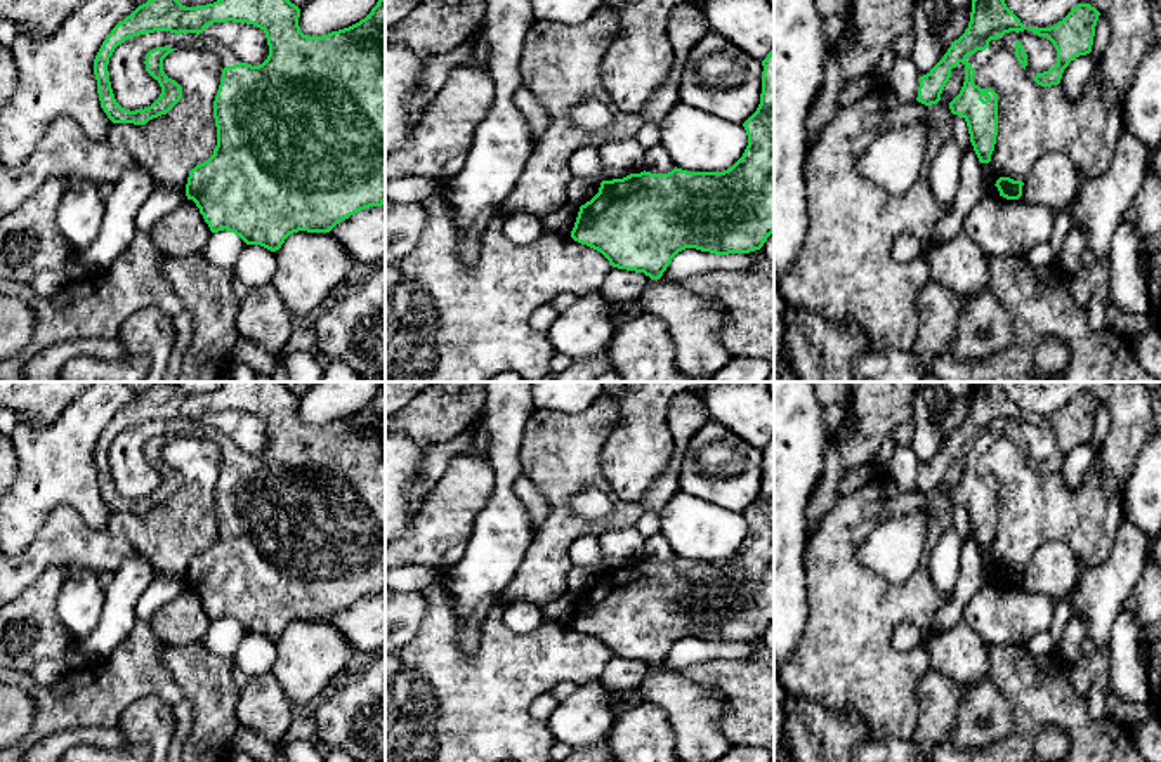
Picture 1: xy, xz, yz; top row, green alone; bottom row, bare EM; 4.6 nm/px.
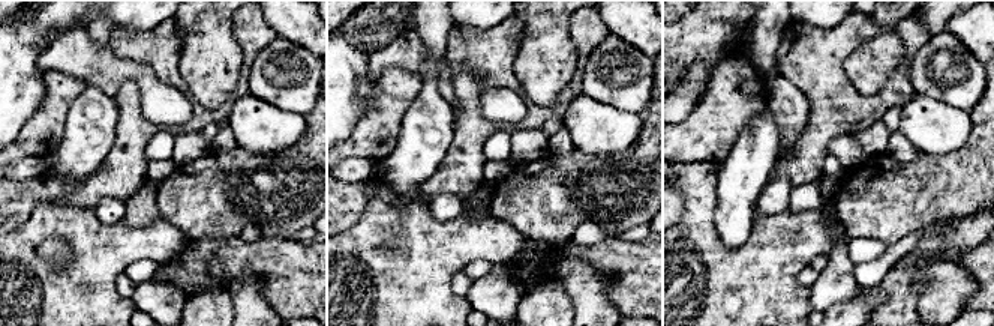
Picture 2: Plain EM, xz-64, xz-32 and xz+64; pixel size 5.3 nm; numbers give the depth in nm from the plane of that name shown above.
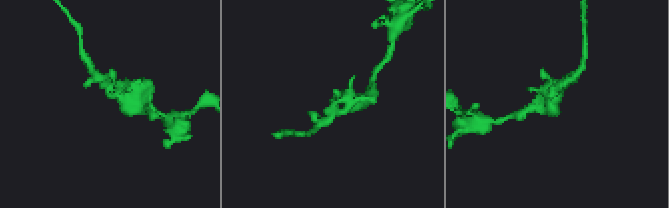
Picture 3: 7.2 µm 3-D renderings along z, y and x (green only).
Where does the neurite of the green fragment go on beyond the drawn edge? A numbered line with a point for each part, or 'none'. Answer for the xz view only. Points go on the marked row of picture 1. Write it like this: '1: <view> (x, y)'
none

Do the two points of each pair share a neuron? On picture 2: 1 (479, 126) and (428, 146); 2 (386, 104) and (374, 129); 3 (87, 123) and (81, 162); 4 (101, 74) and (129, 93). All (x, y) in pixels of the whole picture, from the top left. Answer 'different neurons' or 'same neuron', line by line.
1: different neurons
2: same neuron
3: same neuron
4: different neurons

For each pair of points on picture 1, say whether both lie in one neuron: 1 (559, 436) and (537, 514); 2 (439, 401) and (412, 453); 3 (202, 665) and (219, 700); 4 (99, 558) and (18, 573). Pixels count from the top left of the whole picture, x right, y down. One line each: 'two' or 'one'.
1: two
2: two
3: one
4: one

